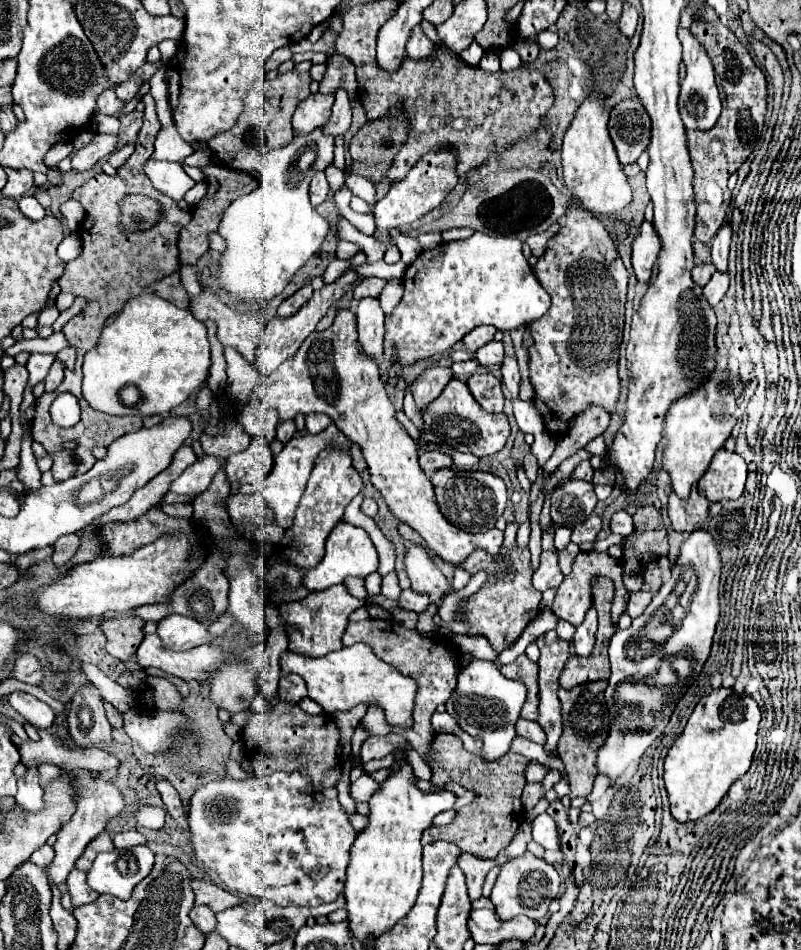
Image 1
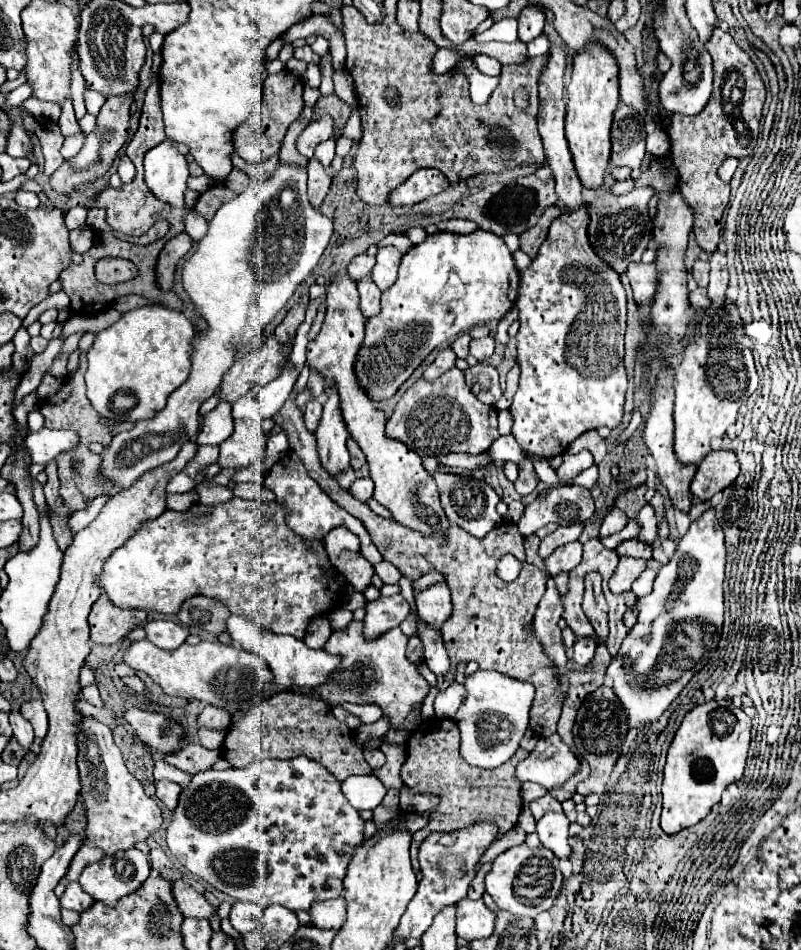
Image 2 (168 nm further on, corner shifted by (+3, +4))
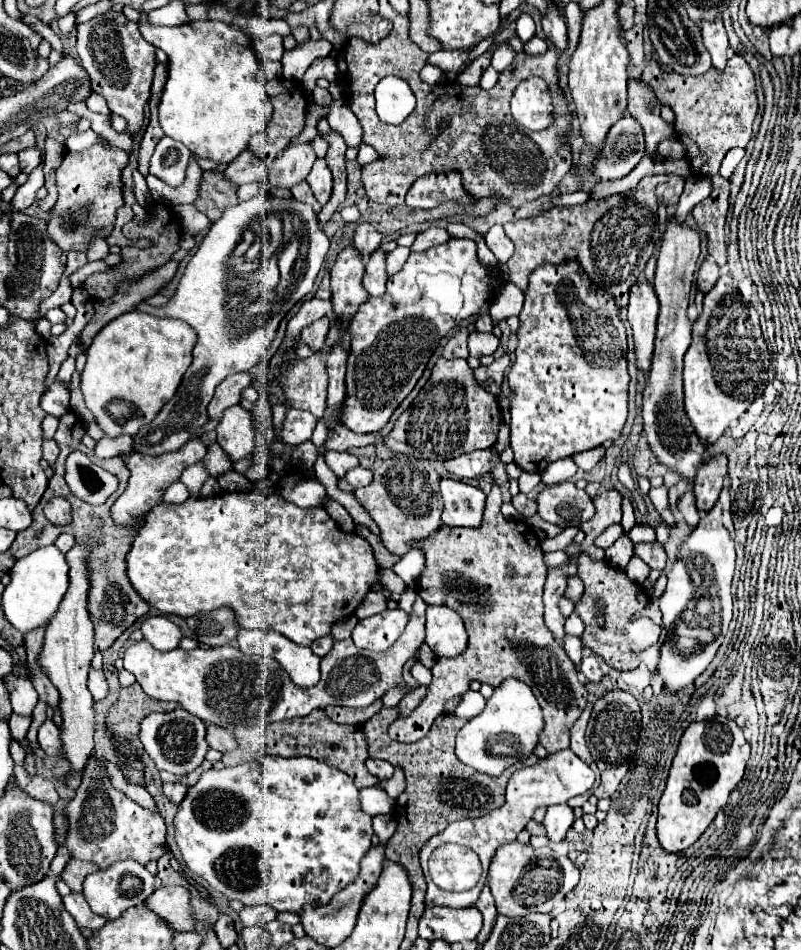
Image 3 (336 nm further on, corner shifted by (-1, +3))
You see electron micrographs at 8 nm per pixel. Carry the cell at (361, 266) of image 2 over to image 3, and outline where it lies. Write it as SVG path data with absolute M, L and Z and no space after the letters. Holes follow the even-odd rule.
M361 223L355 229L355 239L353 239L355 247L363 253L363 259L369 257L369 253L373 253L373 249L377 249L381 245L381 233L375 231L373 225L369 223Z

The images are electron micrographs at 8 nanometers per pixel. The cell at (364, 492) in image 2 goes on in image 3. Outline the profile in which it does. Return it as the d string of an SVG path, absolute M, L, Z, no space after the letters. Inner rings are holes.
M353 467L353 469L347 471L345 479L347 479L347 483L349 483L353 489L357 489L357 487L369 485L371 479L373 479L373 473L371 473L369 469L363 469L363 467Z

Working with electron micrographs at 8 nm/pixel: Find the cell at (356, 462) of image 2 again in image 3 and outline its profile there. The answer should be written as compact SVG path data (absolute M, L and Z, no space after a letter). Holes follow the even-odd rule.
M367 445L367 447L359 447L359 449L349 449L353 455L359 457L361 467L371 469L373 461L375 461L375 445Z

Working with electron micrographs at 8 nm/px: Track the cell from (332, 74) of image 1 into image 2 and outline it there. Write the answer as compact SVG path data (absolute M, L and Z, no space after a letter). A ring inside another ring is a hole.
M337 94L321 96L317 100L317 106L319 106L319 110L315 110L315 118L313 120L317 120L323 114L329 114L329 116L335 118L335 130L343 128L345 122L349 120L349 116L351 116L351 106L347 102L343 102Z

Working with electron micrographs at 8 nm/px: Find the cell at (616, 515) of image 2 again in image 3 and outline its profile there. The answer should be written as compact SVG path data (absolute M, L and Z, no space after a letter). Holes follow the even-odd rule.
M611 525L609 529L605 529L605 531L595 539L595 545L601 547L601 549L607 549L607 547L611 547L611 545L617 541L619 535L621 535L621 525Z

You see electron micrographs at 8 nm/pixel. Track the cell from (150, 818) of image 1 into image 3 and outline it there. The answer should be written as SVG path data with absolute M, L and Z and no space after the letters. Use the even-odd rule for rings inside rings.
M89 759L83 769L83 781L77 789L75 799L65 807L65 817L69 823L67 839L63 847L71 859L91 861L99 869L107 869L115 861L133 859L141 865L157 861L167 853L165 845L165 821L157 813L149 813L131 801L125 793L111 787L111 781L103 767Z

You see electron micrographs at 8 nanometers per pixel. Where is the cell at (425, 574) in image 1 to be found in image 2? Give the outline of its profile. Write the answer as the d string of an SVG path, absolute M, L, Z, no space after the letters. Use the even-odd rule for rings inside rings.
M445 582L431 584L429 588L415 594L415 604L421 620L427 624L441 628L441 624L449 618L451 612L451 594Z

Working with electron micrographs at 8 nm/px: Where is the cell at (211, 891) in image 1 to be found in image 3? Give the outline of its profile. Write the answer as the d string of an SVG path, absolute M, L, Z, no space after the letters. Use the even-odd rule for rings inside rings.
M159 887L151 897L147 897L145 905L175 933L195 929L195 919L191 917L191 897L185 887Z

